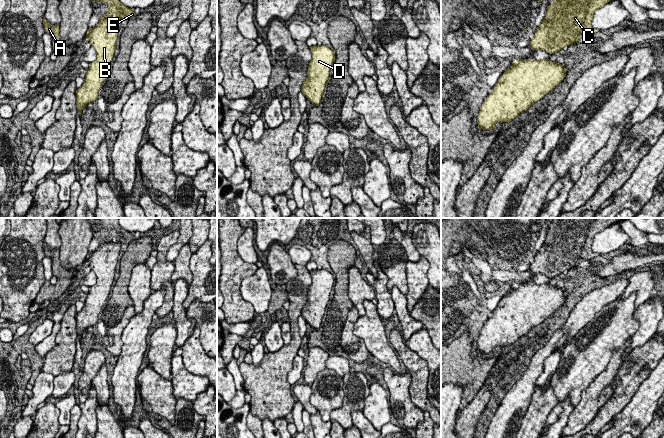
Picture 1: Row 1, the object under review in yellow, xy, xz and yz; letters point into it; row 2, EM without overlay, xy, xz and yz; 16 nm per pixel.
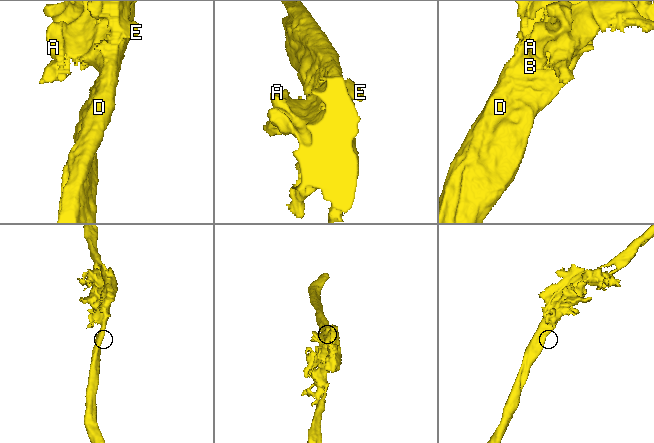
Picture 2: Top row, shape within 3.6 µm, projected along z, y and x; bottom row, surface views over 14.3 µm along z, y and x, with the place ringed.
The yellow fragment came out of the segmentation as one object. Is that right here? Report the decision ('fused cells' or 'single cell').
single cell

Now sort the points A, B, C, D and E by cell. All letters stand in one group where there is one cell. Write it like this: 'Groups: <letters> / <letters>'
Groups: A B C D E

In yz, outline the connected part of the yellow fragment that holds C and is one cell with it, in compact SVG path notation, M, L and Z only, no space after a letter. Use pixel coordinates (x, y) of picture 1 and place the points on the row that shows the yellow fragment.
M553 0L529 41L532 50L559 52L582 37L598 32L592 27L594 12L612 0Z

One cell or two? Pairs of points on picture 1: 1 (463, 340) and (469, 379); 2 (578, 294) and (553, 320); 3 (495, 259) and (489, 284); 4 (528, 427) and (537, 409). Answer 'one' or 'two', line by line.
1: one
2: one
3: two
4: one

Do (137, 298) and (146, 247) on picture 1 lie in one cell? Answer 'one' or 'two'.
two

